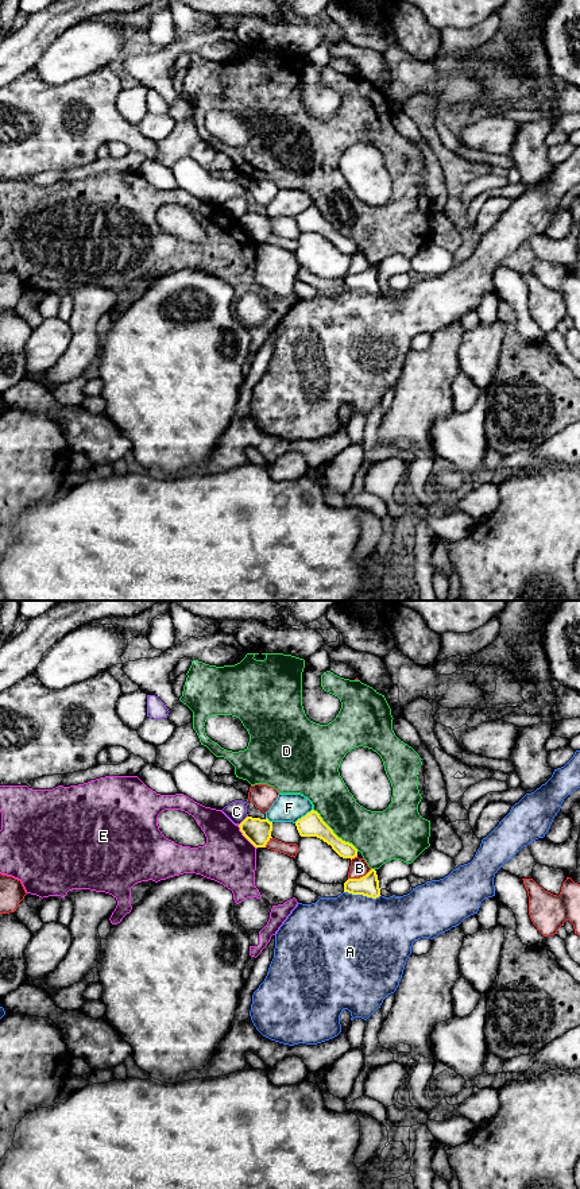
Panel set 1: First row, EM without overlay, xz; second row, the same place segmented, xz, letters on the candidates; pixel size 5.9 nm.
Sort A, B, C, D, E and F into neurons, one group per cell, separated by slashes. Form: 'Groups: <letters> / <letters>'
Groups: A / B / C / D / E / F

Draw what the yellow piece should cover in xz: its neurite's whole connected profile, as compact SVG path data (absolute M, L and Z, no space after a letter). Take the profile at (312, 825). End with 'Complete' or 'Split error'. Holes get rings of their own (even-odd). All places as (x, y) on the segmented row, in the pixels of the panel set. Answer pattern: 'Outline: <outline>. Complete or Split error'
Outline: M314 810L295 822L301 837L317 837L332 846L332 849L343 858L357 857L357 849L339 838L333 830L322 821L320 814Z. Complete

